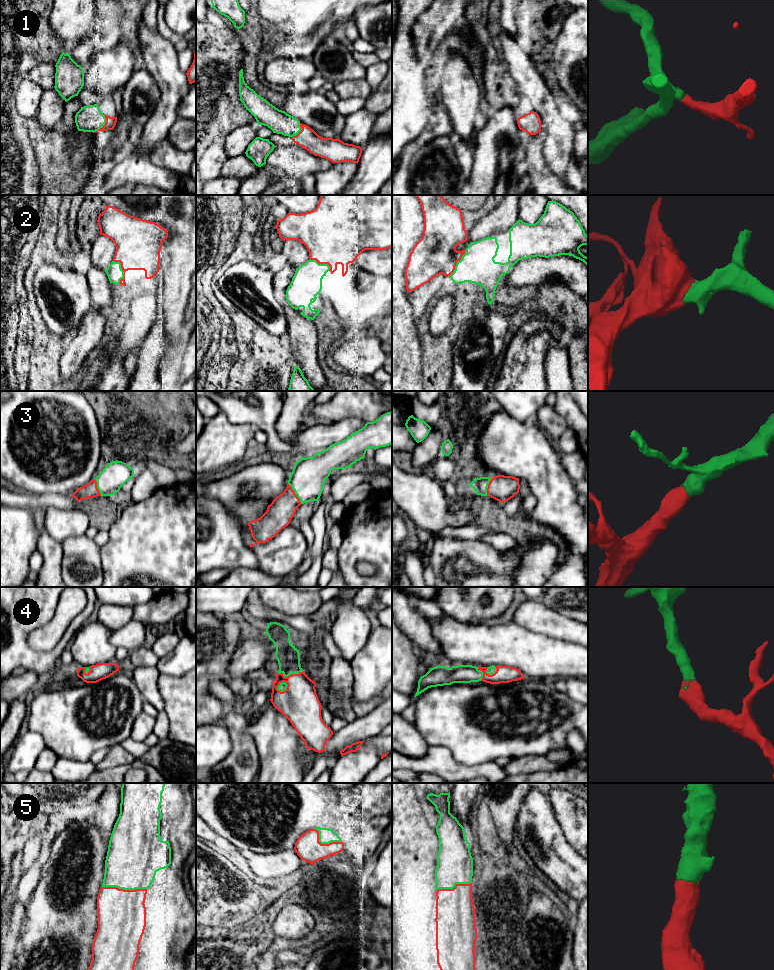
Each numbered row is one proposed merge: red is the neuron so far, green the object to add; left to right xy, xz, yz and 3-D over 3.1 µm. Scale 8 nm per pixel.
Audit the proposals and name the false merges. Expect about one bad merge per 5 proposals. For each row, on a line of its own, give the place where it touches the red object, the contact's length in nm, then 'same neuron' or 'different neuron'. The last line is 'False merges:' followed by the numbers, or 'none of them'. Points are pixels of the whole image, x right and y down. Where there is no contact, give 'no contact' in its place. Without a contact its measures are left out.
1: contact xz (300, 131); length 140 nm; same neuron
2: contact xy (122, 269); length 200 nm; same neuron
3: contact xz (294, 493); length 200 nm; same neuron
4: contact xz (290, 675); length 200 nm; same neuron
5: contact xy (123, 889); length 360 nm; same neuron
False merges: none of them

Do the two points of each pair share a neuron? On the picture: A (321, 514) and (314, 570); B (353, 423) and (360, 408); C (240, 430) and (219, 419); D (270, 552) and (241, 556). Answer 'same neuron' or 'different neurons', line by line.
A: same neuron
B: different neurons
C: same neuron
D: different neurons

